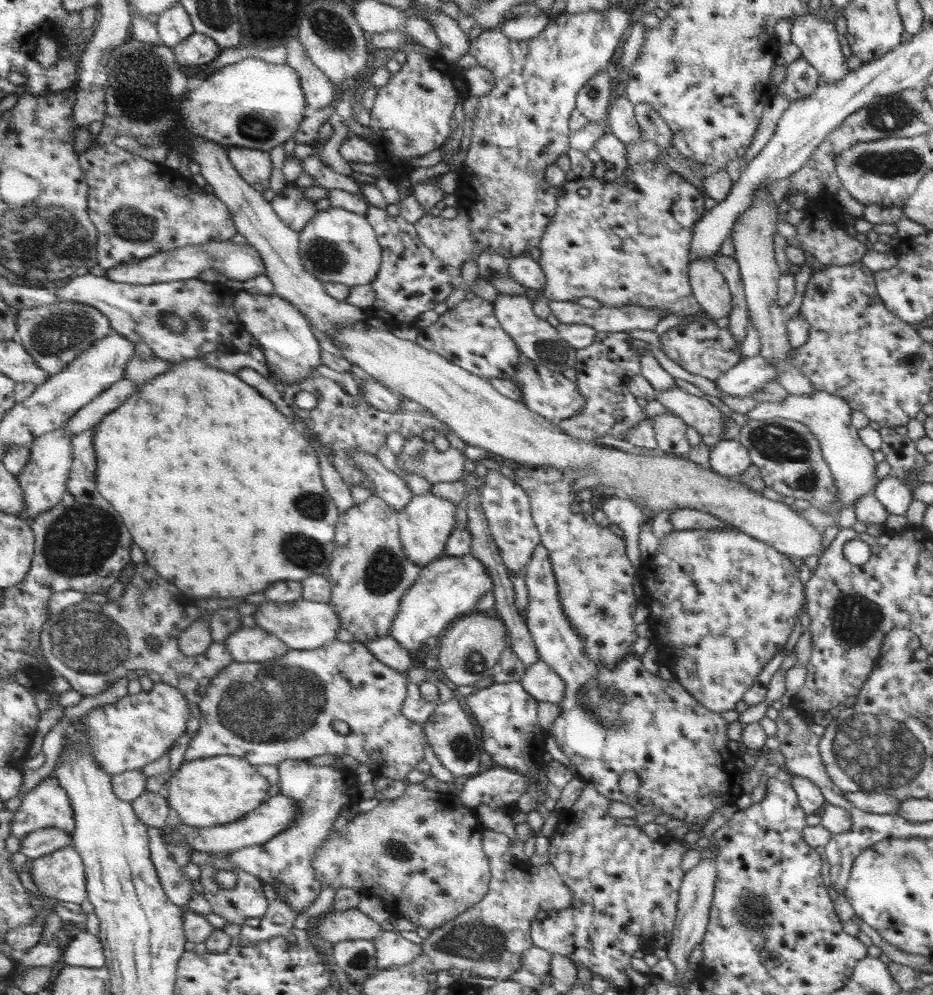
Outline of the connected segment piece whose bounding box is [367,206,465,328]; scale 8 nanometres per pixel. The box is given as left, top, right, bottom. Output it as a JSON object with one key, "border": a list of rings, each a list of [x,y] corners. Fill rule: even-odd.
{"border":[[[371,206],[367,214],[369,222],[375,226],[381,248],[383,248],[383,264],[377,280],[371,284],[375,290],[375,304],[367,308],[367,316],[385,328],[403,328],[411,322],[417,322],[423,312],[433,310],[437,304],[445,302],[455,290],[465,288],[463,270],[443,264],[431,248],[419,238],[415,226],[403,216],[389,216],[385,210]]]}

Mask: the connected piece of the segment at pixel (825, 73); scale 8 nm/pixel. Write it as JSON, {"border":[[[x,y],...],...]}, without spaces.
{"border":[[[801,16],[793,20],[793,30],[791,30],[791,44],[799,48],[801,58],[817,72],[819,82],[823,84],[833,84],[833,82],[841,82],[841,78],[845,78],[845,74],[849,74],[851,70],[847,68],[847,52],[845,52],[845,44],[843,38],[835,32],[833,22],[827,20],[815,20],[809,16]]]}

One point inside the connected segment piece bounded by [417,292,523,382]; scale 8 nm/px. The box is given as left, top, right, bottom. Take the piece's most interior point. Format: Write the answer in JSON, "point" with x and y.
{"point":[470,335]}

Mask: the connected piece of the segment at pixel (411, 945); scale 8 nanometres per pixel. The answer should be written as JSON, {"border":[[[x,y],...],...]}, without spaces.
{"border":[[[385,932],[375,940],[379,970],[389,970],[393,966],[405,966],[421,958],[423,944],[405,938],[401,932]]]}

